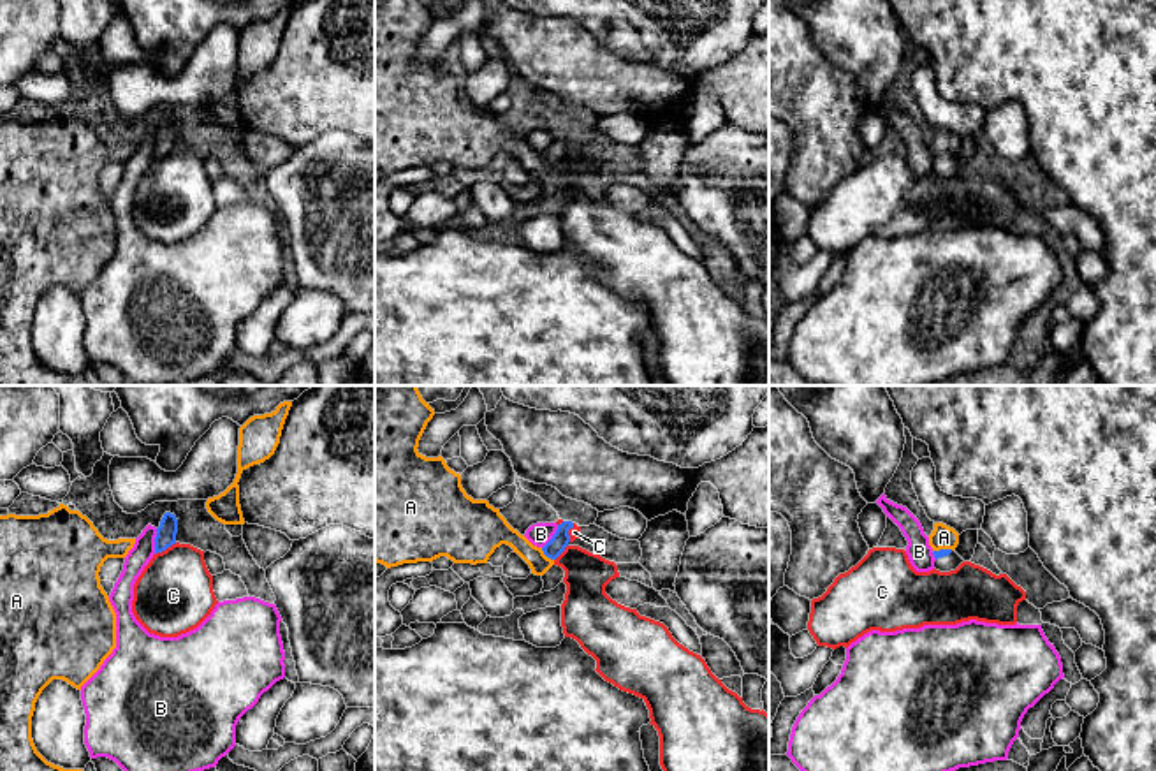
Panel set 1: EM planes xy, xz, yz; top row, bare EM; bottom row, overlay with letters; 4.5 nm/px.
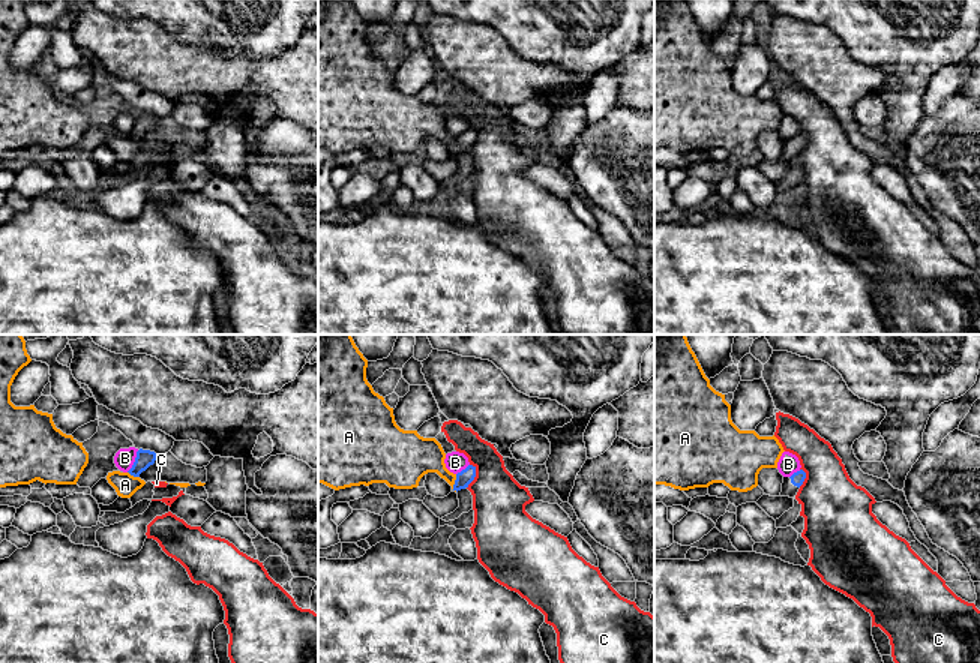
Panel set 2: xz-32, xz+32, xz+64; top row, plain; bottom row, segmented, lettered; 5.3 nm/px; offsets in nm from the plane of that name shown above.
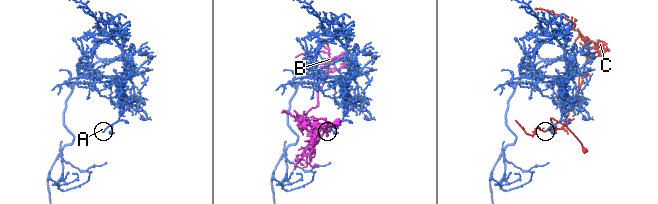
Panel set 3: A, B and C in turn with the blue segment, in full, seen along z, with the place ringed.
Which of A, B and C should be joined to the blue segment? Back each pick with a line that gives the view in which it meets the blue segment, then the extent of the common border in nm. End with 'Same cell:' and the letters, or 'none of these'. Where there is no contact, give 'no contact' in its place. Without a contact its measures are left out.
Same cell: none of these

